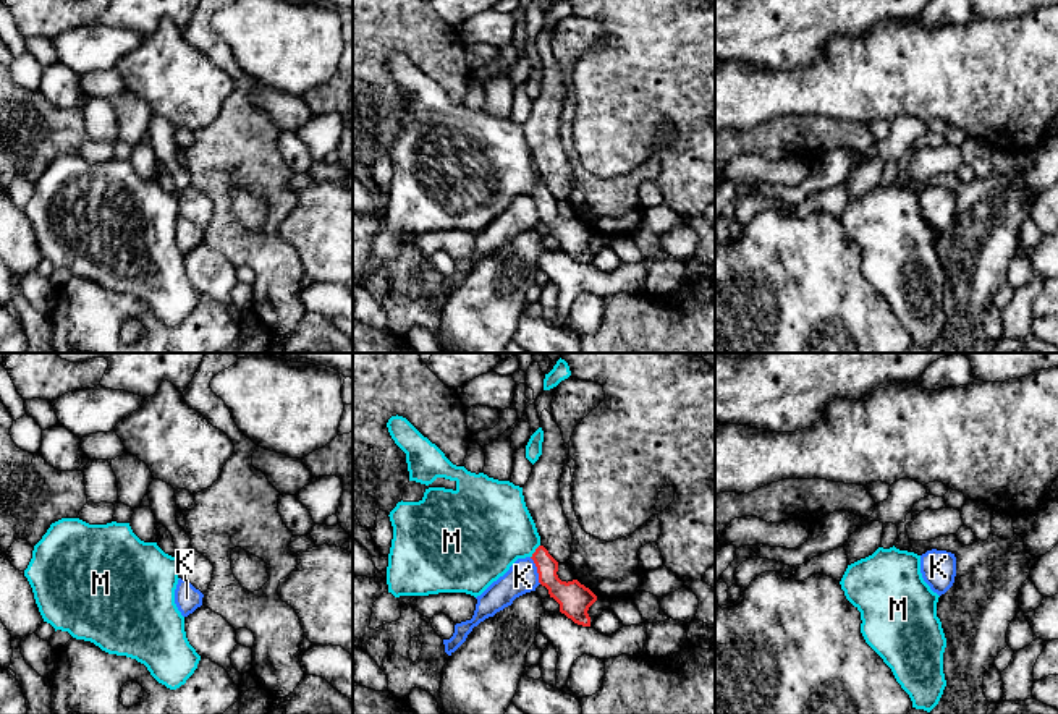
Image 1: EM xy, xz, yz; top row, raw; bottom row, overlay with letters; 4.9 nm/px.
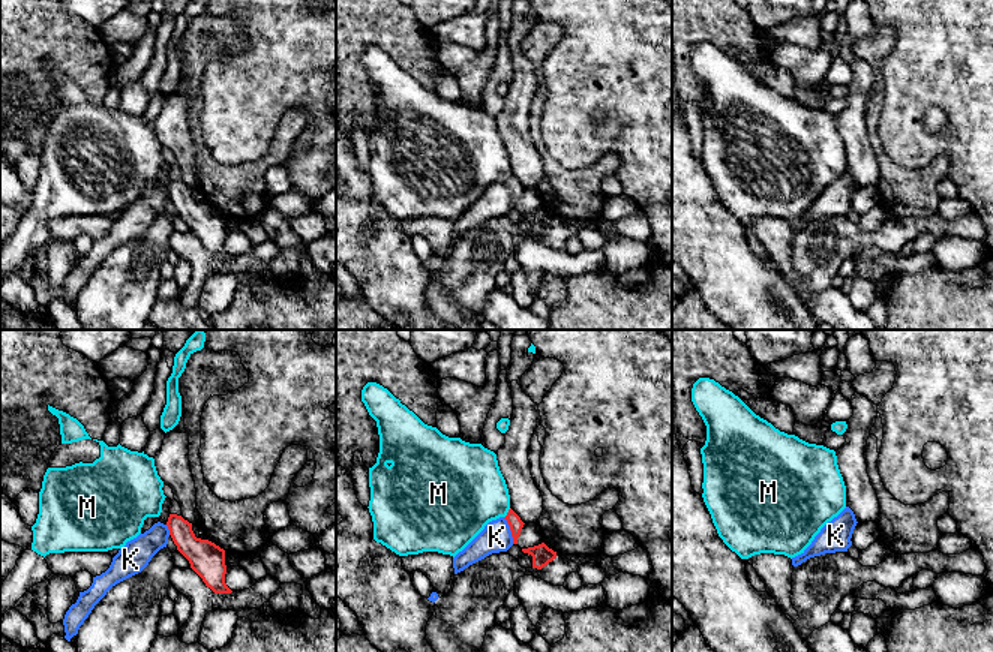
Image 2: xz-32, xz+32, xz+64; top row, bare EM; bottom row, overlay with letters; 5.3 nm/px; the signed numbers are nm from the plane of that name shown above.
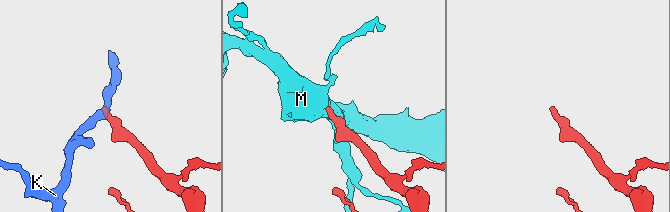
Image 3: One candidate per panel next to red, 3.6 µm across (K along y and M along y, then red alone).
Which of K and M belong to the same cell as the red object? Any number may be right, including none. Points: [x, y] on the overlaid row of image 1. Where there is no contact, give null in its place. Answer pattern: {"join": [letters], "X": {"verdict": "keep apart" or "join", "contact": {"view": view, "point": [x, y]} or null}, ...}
{"join": ["M"], "K": {"verdict": "keep apart", "contact": {"view": "xz", "point": [537, 570]}}, "M": {"verdict": "join", "contact": {"view": "xz", "point": [536, 551]}}}

